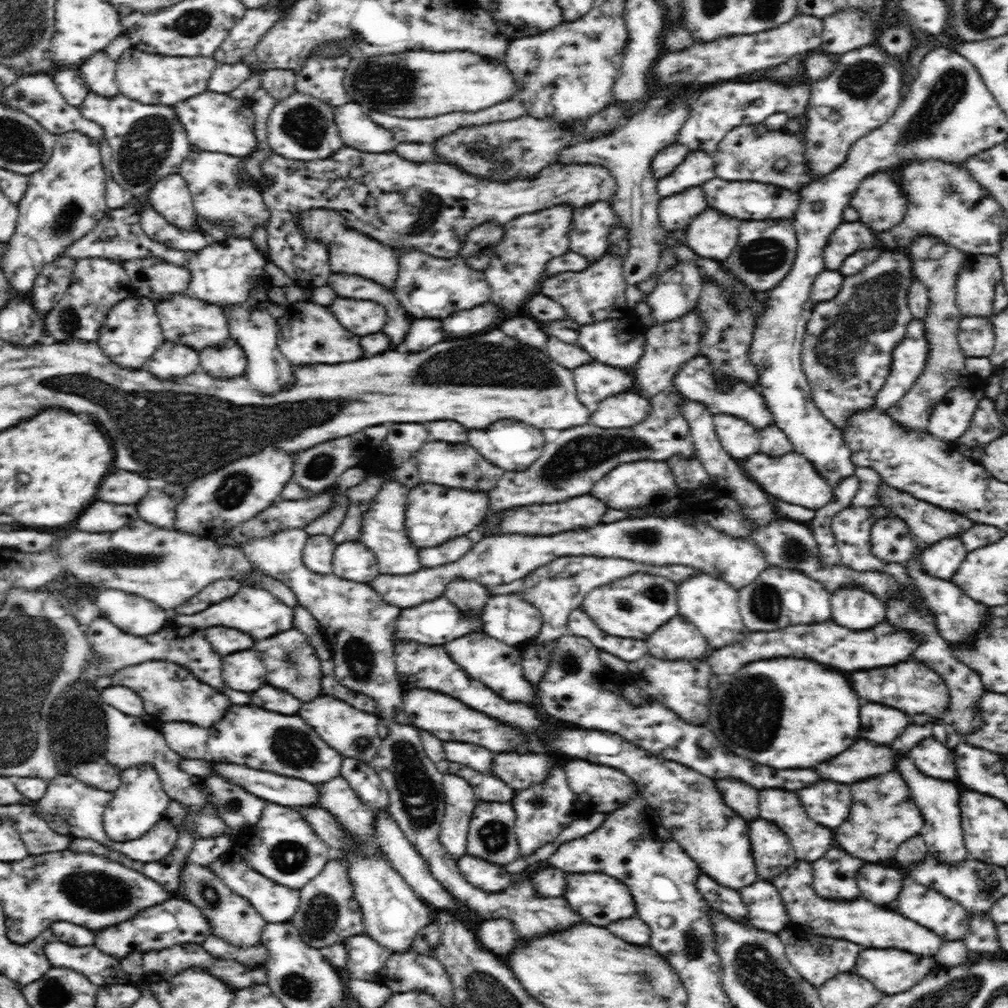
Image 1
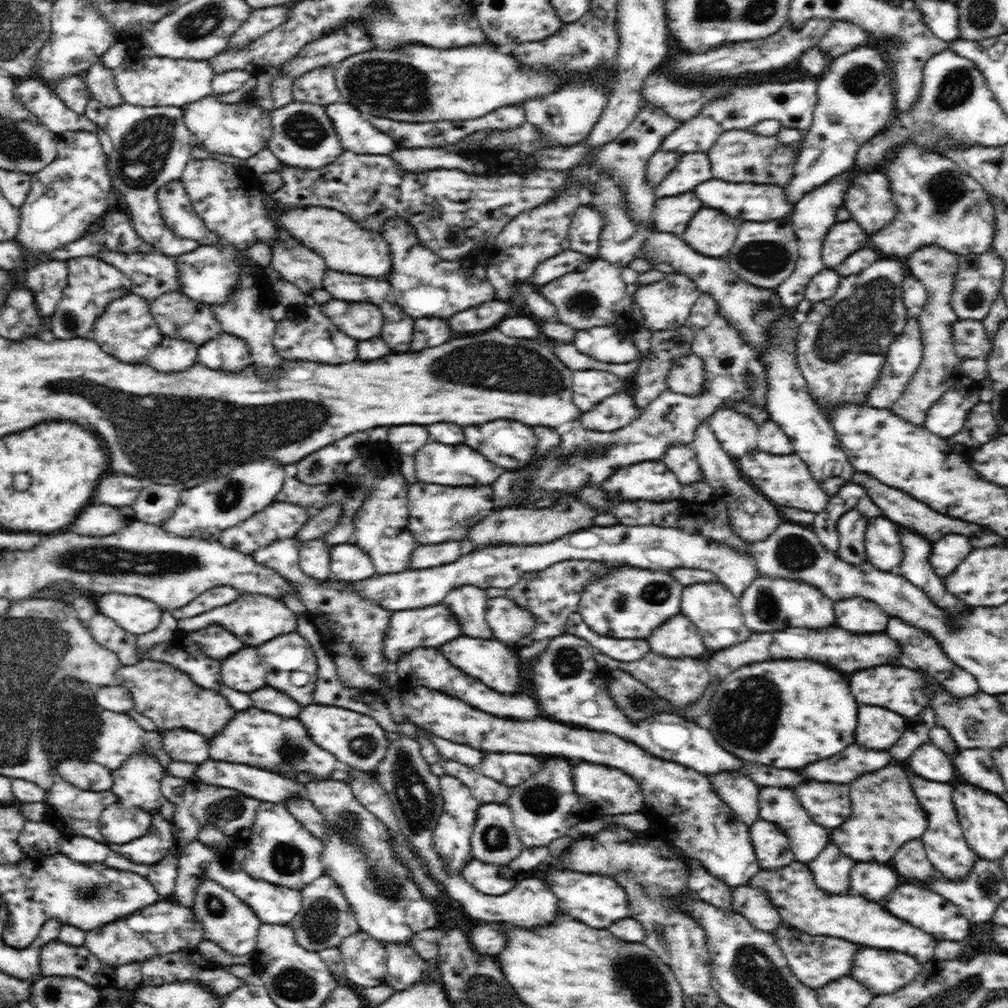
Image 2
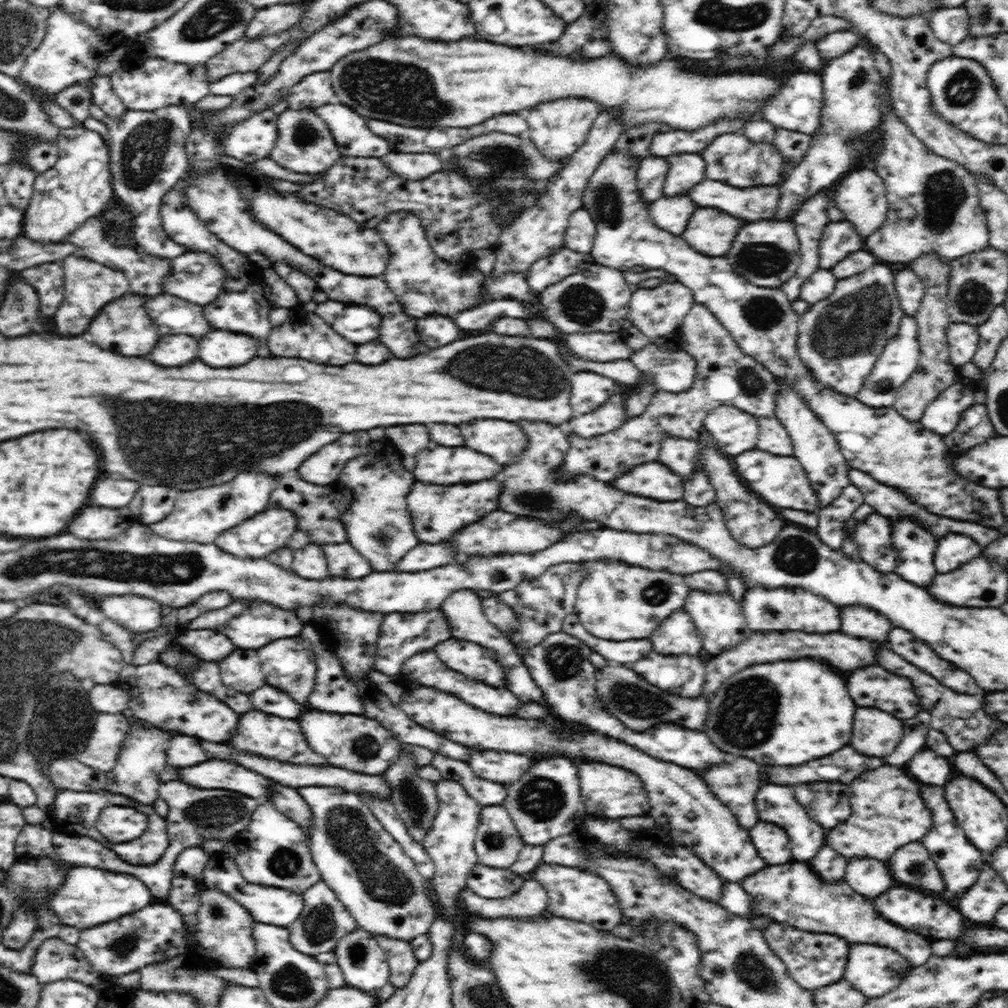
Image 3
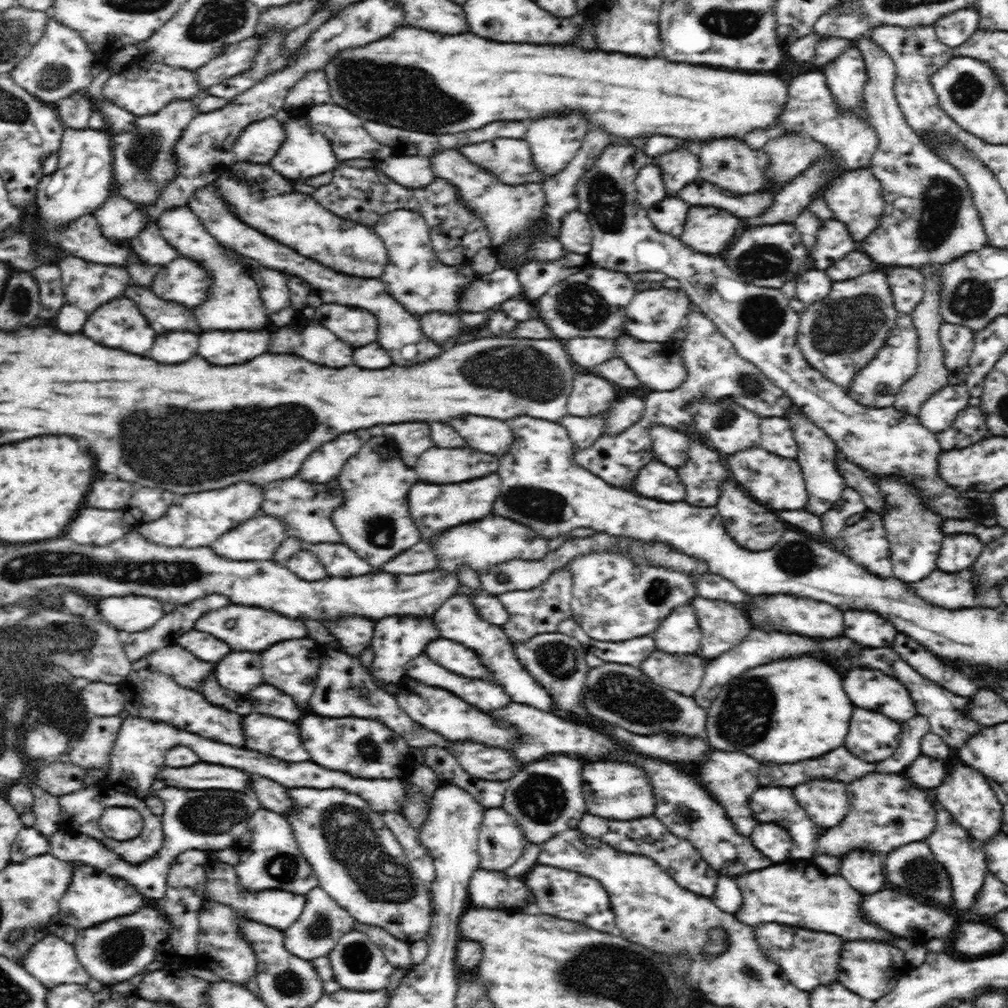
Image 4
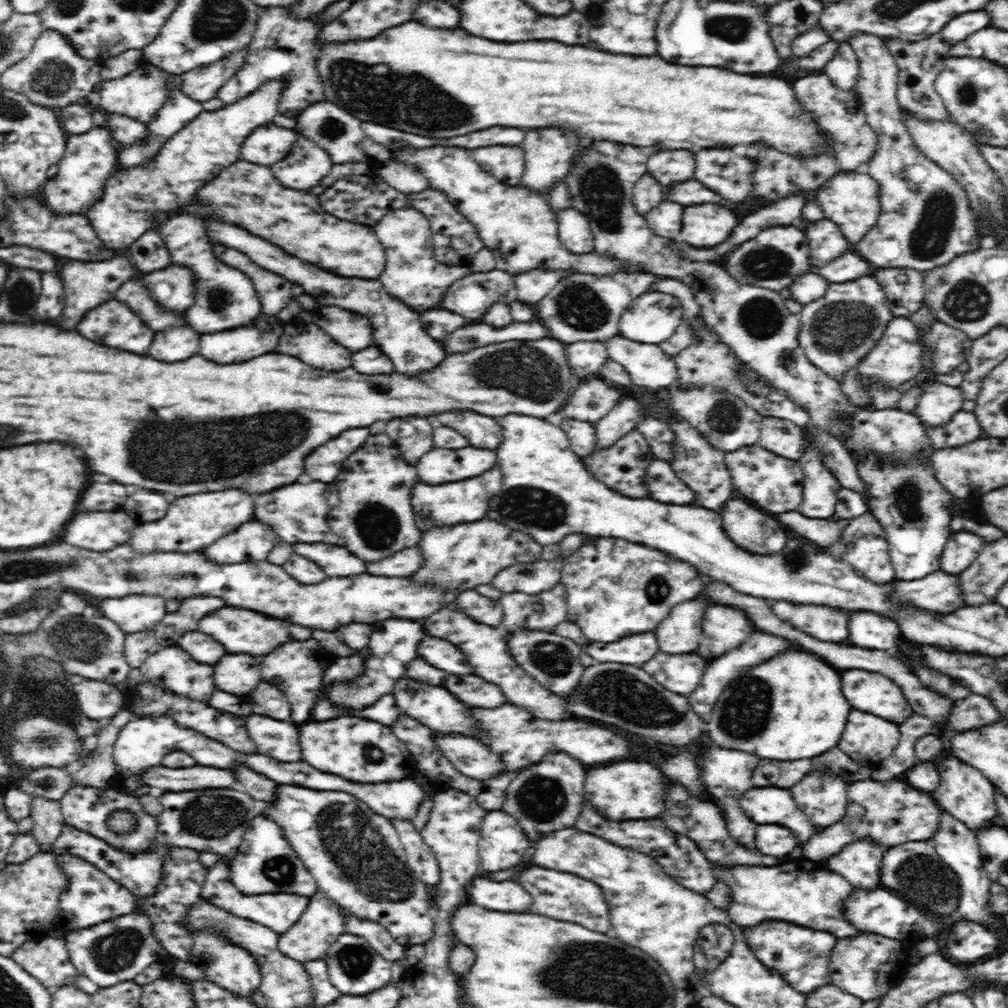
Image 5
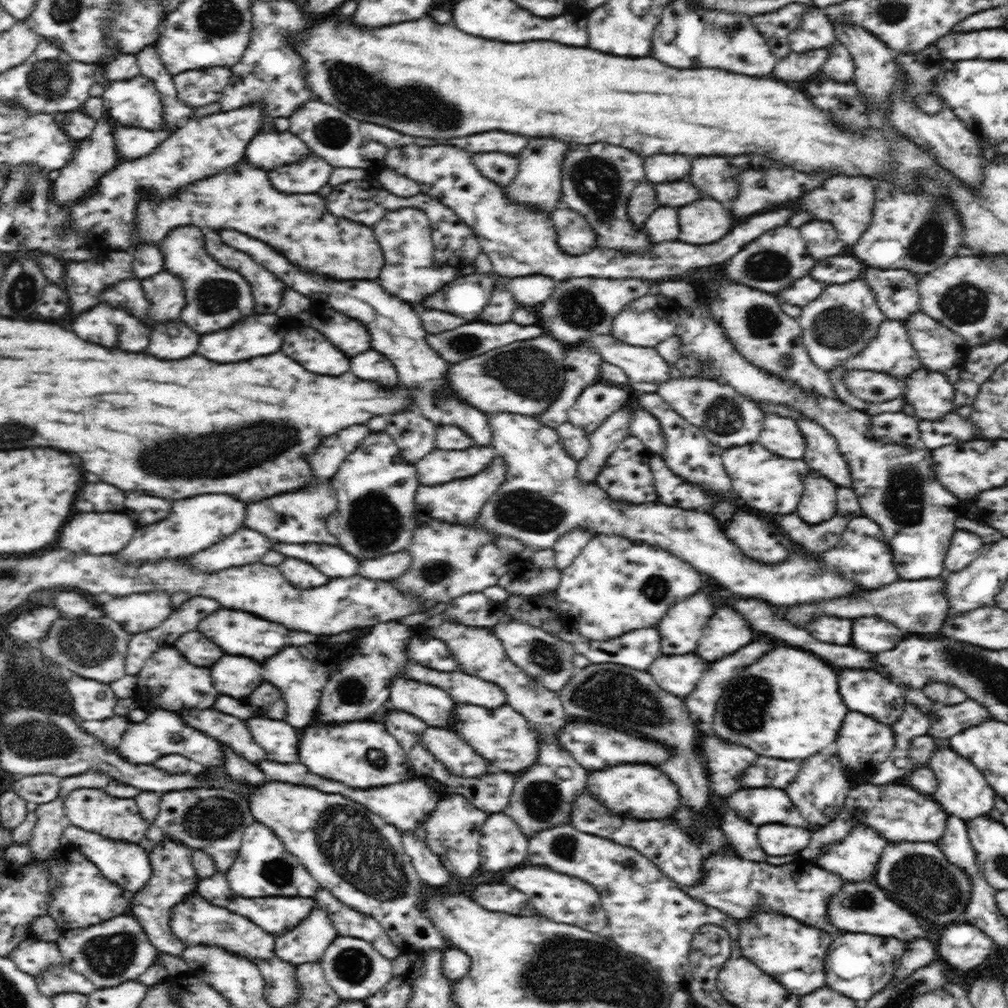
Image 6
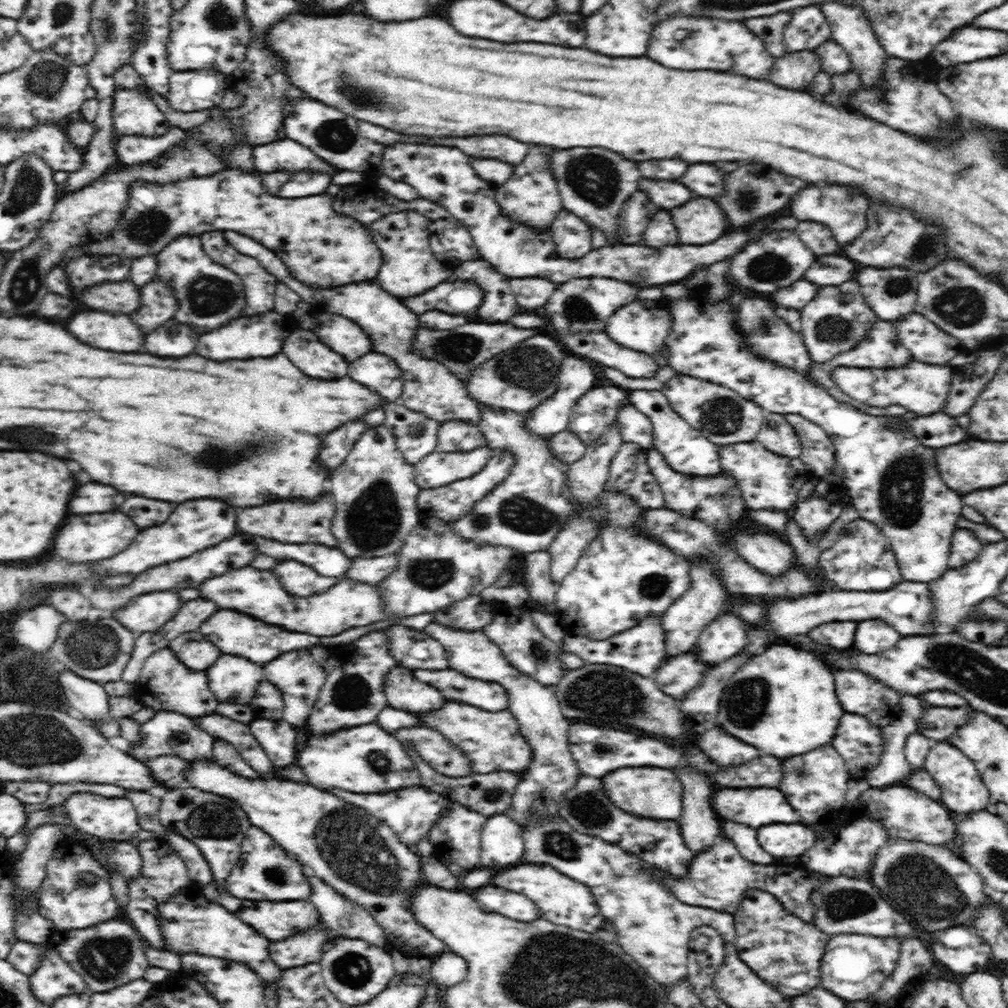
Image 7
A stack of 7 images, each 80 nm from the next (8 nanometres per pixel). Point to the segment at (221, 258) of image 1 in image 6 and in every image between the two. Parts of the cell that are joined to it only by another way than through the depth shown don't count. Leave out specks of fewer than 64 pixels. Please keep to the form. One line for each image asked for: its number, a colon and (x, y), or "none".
2: (209, 274)
3: (197, 277)
4: (183, 281)
5: (173, 288)
6: (164, 291)

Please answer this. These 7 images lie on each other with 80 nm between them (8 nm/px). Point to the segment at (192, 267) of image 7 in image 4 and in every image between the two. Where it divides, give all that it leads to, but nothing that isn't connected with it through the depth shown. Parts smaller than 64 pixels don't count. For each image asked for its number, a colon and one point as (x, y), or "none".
4: (234, 303)
5: (225, 298)
6: (216, 297)

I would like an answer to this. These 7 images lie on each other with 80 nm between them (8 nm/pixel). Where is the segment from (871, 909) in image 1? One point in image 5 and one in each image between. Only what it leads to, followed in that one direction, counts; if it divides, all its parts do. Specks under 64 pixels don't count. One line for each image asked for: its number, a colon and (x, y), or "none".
2: (801, 903)
3: (793, 894)
4: (785, 895)
5: (814, 899)

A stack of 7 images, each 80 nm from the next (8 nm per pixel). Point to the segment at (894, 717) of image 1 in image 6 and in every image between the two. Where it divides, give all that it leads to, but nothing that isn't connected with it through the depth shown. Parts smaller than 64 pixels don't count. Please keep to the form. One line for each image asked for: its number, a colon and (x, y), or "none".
2: (877, 728)
3: (876, 734)
4: (871, 737)
5: (867, 739)
6: (862, 741)

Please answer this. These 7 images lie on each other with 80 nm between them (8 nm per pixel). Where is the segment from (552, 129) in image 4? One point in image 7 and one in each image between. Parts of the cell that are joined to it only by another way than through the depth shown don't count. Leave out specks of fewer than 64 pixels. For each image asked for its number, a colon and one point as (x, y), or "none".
5: (548, 153)
6: (537, 184)
7: (530, 195)

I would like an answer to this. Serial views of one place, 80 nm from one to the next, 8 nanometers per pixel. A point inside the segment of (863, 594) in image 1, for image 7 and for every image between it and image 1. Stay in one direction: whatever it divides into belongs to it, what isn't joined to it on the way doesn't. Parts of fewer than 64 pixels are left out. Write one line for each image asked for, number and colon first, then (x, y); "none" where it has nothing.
2: (858, 615)
3: (857, 621)
4: (866, 628)
5: (868, 630)
6: (872, 635)
7: (872, 636)

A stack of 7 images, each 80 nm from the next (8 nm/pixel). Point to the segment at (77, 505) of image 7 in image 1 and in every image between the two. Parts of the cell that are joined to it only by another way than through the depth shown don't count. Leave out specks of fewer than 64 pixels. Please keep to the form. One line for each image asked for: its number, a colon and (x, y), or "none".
1: (127, 487)
2: (117, 491)
3: (115, 494)
4: (111, 495)
5: (107, 497)
6: (100, 497)

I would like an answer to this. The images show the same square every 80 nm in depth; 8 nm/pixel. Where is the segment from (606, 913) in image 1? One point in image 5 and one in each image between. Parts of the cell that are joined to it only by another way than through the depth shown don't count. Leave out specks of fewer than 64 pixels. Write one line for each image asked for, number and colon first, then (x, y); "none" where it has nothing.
2: (598, 900)
3: (575, 894)
4: (567, 895)
5: (560, 895)

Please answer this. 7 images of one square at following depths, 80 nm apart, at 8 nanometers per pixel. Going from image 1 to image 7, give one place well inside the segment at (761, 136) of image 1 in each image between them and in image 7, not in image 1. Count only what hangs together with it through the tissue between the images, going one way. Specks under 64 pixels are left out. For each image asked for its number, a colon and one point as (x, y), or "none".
2: (739, 155)
3: (734, 159)
4: (730, 164)
5: (719, 169)
6: (714, 176)
7: (705, 179)

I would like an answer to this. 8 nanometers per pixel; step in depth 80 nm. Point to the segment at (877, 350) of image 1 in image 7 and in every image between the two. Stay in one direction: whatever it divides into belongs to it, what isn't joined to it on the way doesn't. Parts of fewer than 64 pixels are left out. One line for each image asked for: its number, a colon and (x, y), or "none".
2: (843, 341)
3: (839, 339)
4: (838, 335)
5: (836, 332)
6: (839, 323)
7: (837, 319)

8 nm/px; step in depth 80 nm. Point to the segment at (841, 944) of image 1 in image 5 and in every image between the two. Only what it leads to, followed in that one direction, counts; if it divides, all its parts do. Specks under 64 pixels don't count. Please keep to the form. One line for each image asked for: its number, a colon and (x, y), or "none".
2: (816, 960)
3: (813, 960)
4: (809, 959)
5: (801, 955)

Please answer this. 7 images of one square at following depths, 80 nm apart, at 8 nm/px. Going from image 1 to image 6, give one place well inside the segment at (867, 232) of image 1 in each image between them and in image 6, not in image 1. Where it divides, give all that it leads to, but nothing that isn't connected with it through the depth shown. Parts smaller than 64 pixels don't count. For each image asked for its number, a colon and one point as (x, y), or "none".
2: (848, 236)
3: (840, 238)
4: (832, 242)
5: (825, 242)
6: (821, 239)

